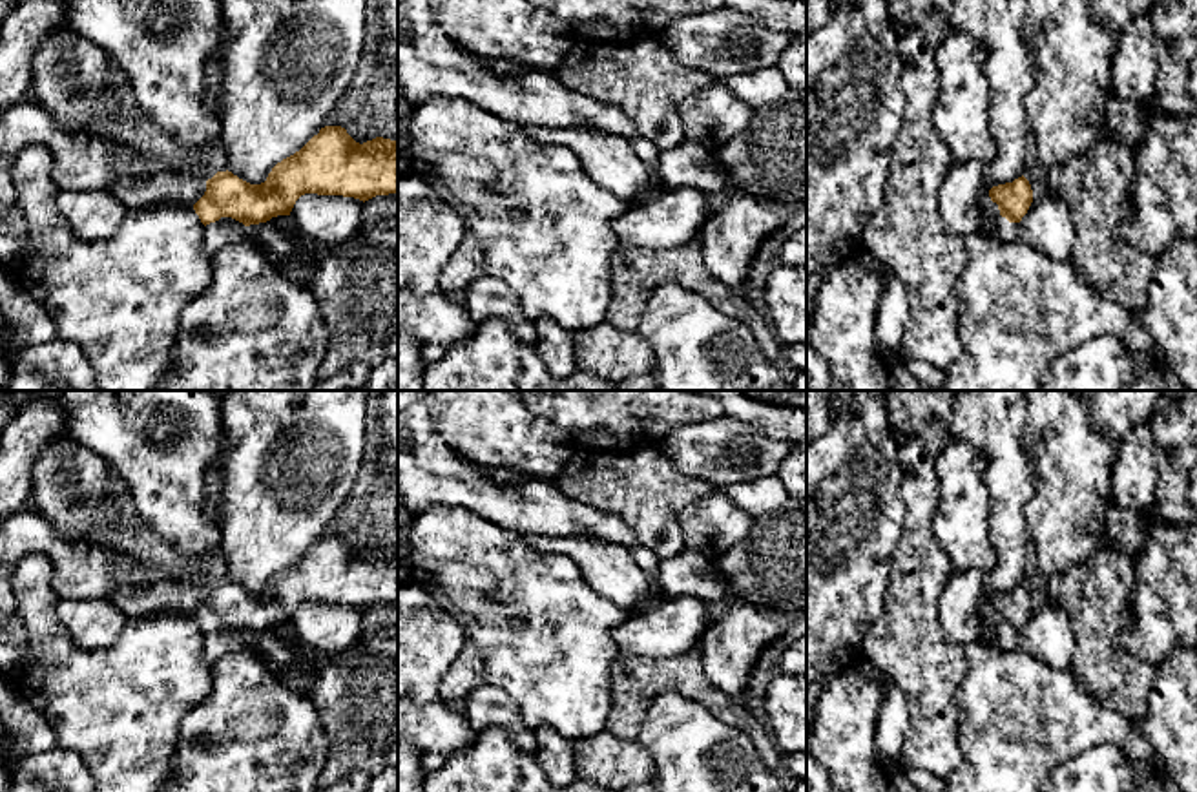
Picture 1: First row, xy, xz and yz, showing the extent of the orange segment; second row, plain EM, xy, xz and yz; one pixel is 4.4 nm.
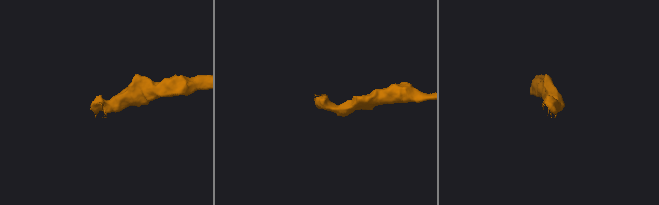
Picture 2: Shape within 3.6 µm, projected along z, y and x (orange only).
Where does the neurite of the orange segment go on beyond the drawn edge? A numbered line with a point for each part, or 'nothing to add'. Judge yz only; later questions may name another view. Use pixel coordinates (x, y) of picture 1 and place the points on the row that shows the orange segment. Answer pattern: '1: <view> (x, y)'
1: yz (1004, 232)

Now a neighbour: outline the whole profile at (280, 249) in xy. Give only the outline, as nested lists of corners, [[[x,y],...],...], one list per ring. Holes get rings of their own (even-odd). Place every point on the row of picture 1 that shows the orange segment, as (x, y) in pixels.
[[[259,223],[245,226],[245,241],[259,246],[268,265],[290,283],[310,288],[317,261],[296,252],[296,243],[276,224]]]

